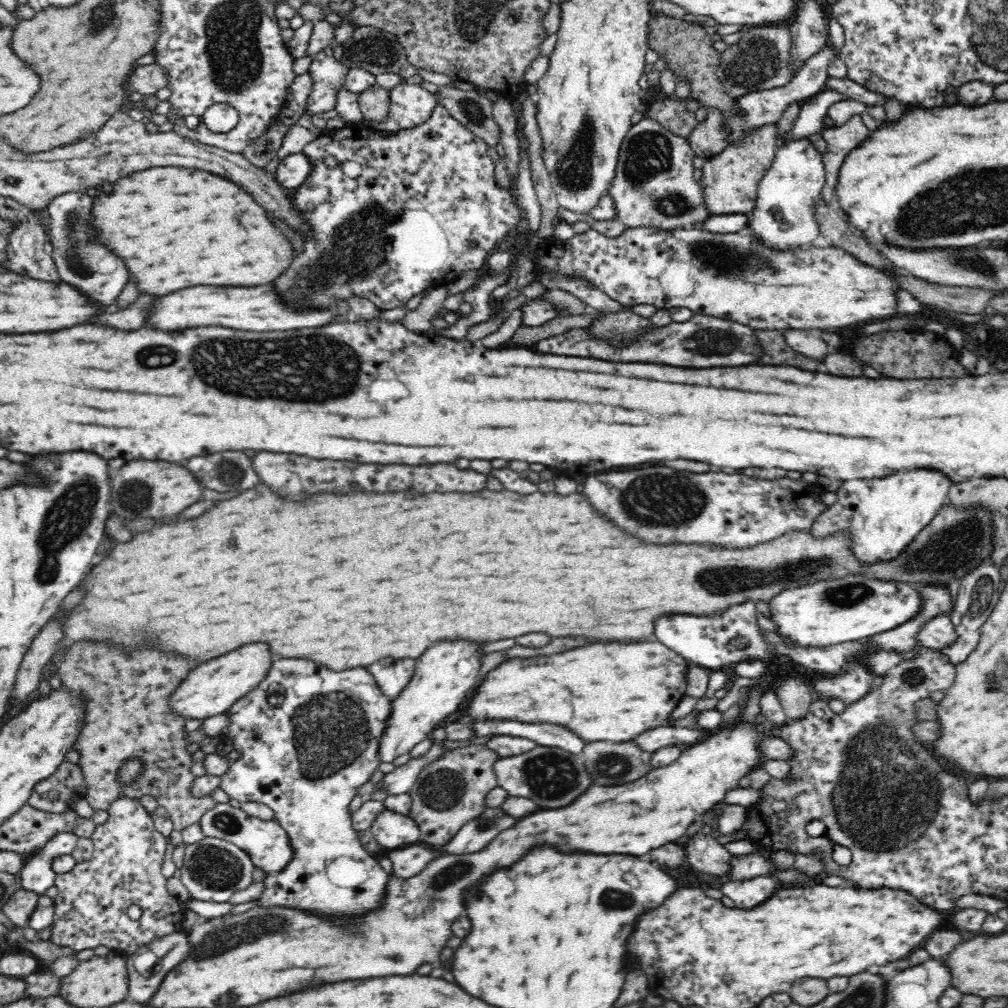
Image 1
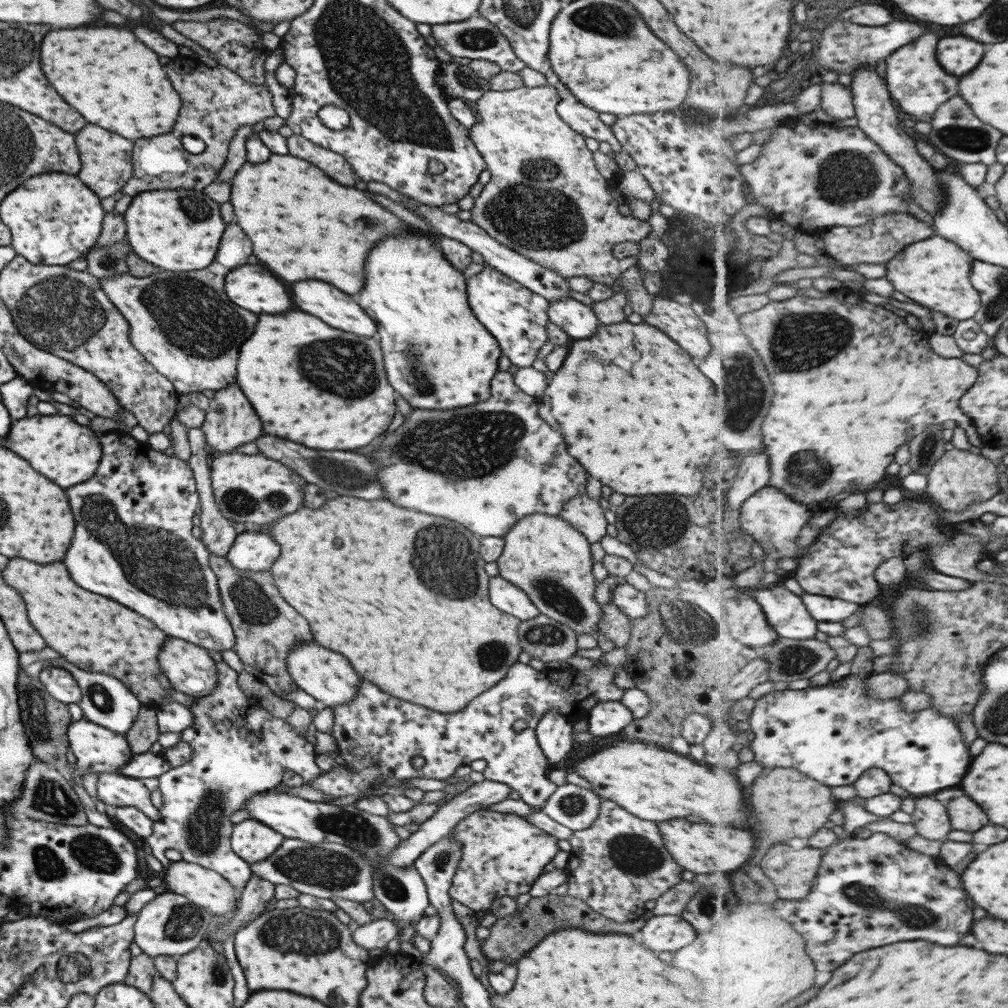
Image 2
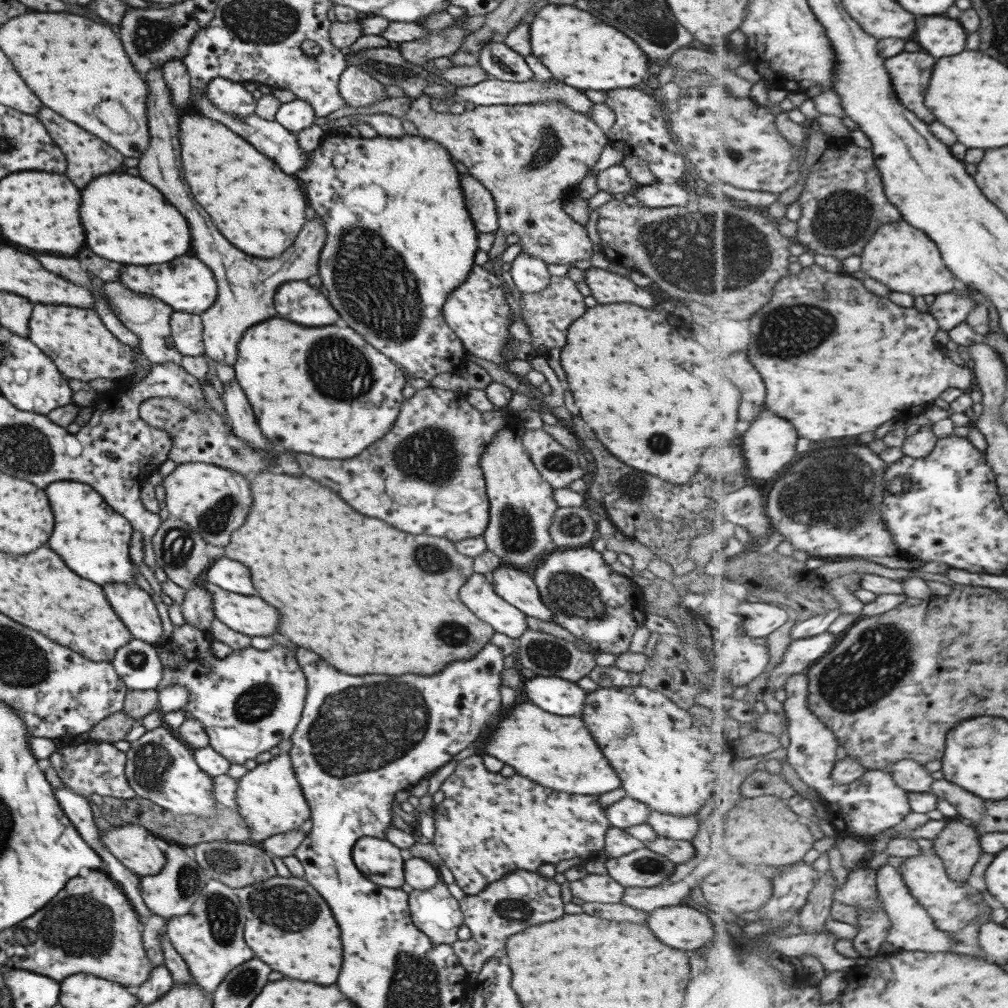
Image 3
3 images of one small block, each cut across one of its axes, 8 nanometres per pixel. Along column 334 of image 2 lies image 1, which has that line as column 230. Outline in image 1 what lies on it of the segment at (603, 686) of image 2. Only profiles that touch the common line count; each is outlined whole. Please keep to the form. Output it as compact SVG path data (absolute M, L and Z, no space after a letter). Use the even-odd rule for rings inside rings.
M292 658L276 660L264 680L224 712L228 723L225 732L218 735L219 743L230 740L240 756L220 777L220 787L230 799L240 803L260 802L270 807L274 820L286 830L295 852L282 872L265 876L262 881L264 892L256 900L256 907L300 909L304 913L348 923L381 909L392 874L386 873L362 846L352 824L349 806L356 789L368 782L383 762L379 744L393 711L392 701L383 694L366 668L332 672L316 666L312 660Z

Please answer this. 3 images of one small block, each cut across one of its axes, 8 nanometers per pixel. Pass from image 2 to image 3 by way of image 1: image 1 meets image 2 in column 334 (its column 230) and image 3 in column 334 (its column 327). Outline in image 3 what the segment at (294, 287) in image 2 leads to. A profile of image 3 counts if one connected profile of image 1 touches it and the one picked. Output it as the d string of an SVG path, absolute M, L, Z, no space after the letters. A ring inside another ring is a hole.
M305 282L281 284L275 292L273 306L279 316L301 326L329 326L339 318L325 296Z

